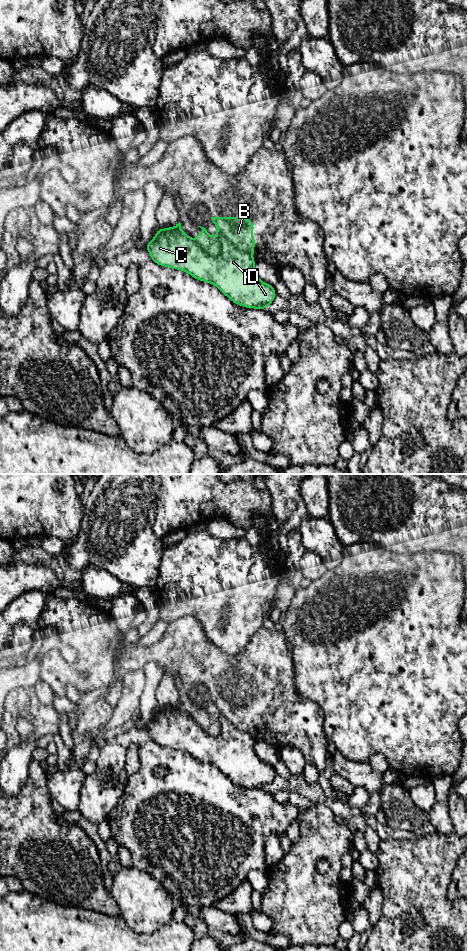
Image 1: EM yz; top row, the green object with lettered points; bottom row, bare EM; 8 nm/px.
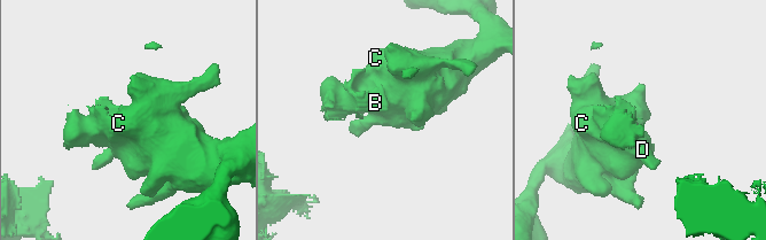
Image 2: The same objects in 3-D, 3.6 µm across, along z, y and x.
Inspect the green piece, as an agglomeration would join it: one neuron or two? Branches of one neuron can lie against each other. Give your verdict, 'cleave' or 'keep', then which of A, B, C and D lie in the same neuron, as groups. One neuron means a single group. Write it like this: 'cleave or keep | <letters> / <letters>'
cleave | A C D / B

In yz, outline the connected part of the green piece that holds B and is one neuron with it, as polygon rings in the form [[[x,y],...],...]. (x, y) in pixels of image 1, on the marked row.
[[[211,217],[217,229],[239,250],[251,256],[255,250],[253,220],[244,217]]]

